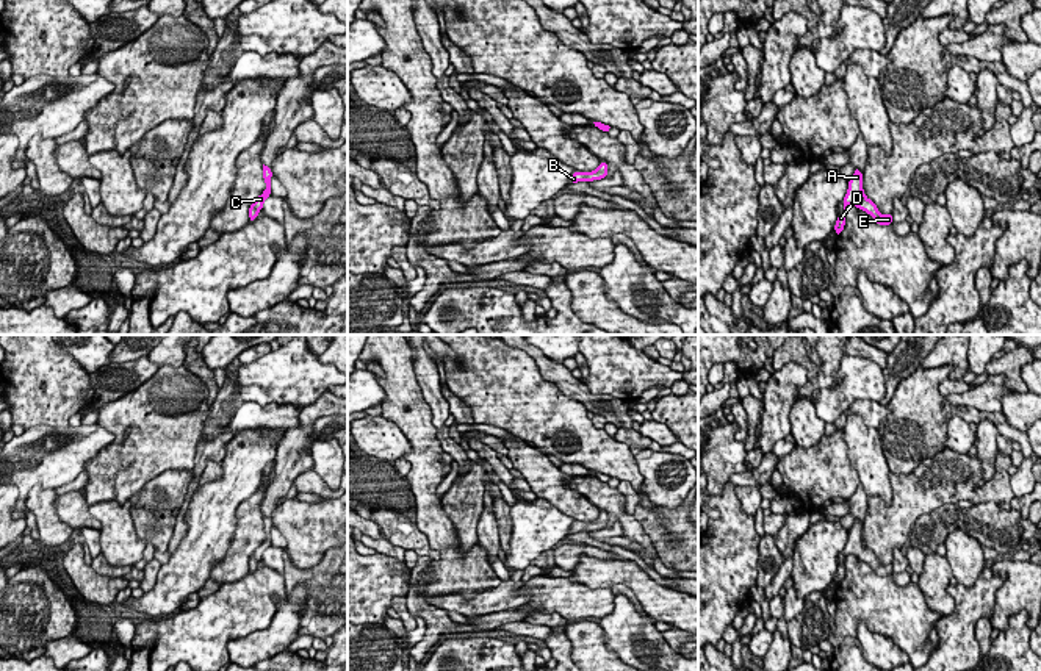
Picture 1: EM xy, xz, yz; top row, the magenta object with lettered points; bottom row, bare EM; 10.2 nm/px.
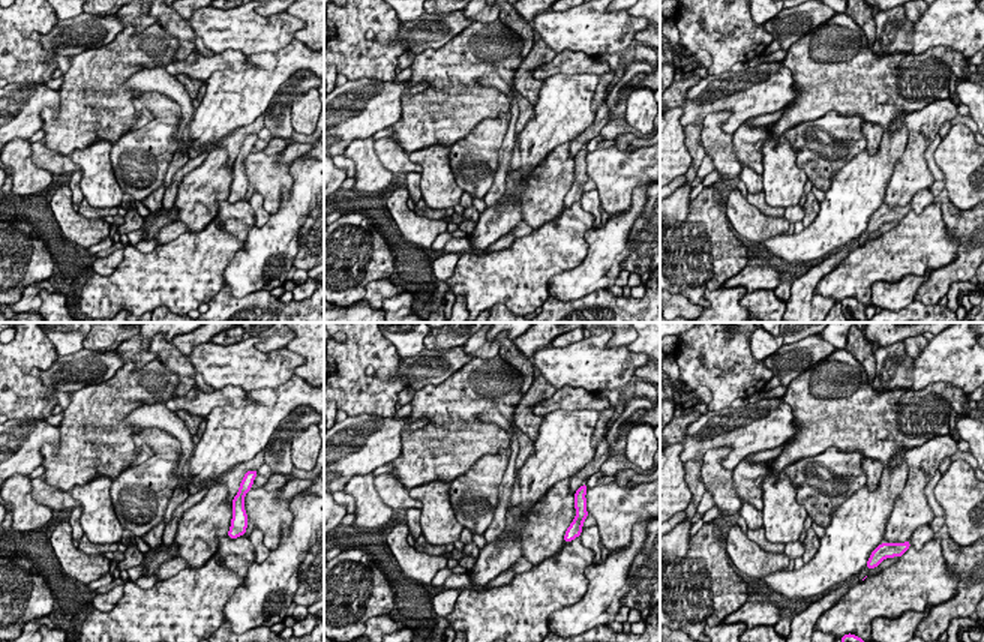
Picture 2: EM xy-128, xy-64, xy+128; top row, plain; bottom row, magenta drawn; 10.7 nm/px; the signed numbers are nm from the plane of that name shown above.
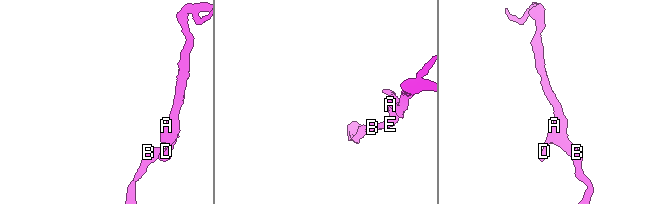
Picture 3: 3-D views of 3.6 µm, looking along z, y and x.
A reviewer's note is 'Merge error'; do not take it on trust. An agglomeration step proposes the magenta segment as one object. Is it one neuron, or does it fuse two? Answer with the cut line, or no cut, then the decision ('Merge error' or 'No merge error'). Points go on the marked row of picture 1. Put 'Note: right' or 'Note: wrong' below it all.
No split. No merge error
Note: wrong

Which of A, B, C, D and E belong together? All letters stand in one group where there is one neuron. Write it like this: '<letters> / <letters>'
A B C D E

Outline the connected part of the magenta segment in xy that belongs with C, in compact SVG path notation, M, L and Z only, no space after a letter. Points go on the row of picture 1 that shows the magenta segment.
M263 164L263 172L265 172L263 180L266 183L266 189L250 205L250 208L249 208L249 219L250 221L249 222L254 222L257 219L258 213L263 208L263 202L271 196L271 177L272 177L272 170L271 170L271 167Z

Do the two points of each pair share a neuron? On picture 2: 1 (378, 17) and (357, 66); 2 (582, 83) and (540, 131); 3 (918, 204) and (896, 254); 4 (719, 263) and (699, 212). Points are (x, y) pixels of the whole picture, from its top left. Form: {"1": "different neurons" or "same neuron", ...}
{"1": "same neuron", "2": "same neuron", "3": "different neurons", "4": "same neuron"}

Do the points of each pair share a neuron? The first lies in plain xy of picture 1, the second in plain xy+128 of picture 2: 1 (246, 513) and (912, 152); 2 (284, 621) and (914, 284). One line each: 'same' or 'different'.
1: same
2: same

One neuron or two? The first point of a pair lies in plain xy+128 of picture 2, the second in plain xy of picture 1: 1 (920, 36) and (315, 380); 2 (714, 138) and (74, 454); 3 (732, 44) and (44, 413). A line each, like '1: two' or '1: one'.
1: one
2: two
3: one

